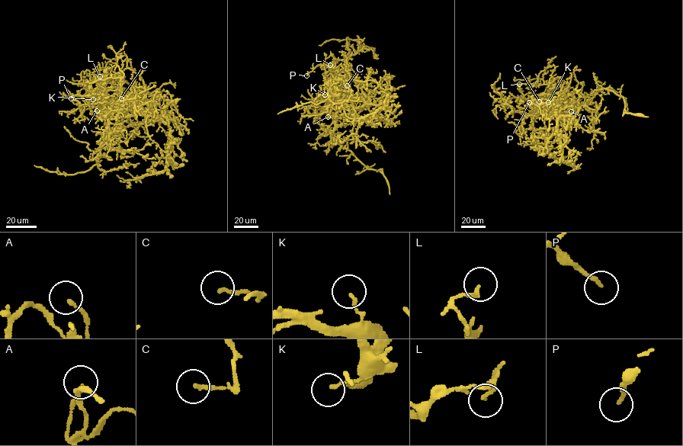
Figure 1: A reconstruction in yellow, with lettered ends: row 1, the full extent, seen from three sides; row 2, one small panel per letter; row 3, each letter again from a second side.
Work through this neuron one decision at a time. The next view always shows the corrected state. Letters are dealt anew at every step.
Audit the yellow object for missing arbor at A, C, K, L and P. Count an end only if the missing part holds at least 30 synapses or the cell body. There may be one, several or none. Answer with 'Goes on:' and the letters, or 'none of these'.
Goes on: P

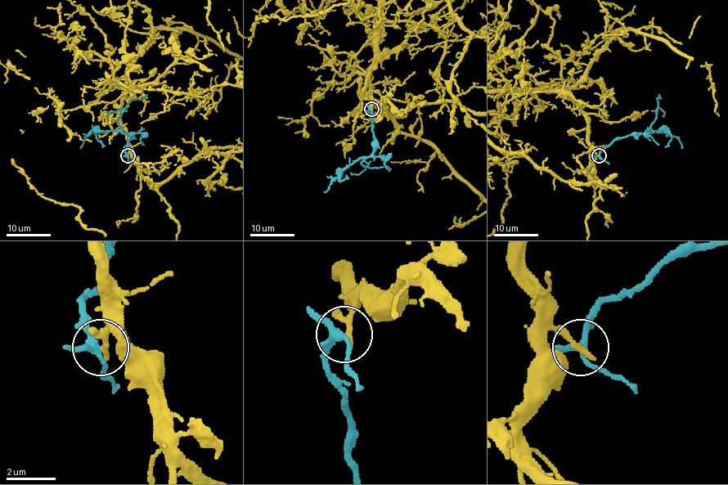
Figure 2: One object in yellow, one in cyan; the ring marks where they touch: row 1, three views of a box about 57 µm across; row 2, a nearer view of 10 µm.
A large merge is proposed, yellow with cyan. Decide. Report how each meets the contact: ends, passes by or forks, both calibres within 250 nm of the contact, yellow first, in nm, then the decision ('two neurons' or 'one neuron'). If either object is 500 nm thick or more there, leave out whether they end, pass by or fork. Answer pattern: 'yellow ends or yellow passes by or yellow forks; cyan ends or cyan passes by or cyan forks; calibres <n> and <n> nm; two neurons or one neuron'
yellow passes by; cyan forks; calibres 240 and 240 nm; two neurons

